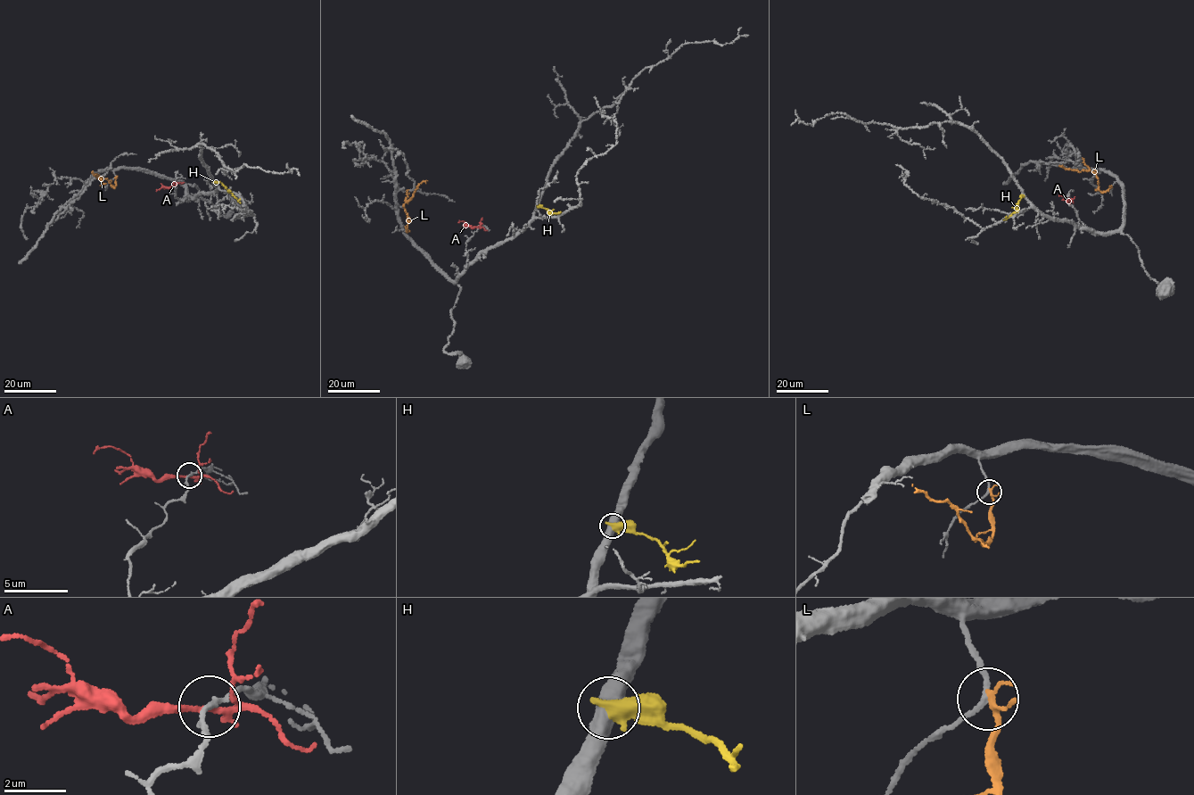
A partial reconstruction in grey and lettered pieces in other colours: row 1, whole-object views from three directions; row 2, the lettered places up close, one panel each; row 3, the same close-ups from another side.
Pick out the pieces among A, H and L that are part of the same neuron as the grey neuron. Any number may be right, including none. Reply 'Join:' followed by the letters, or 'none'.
Join: none

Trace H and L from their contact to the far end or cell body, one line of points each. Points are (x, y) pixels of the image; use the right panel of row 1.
H: (1023, 195), (1015, 211), (1003, 219)
L: (1111, 186), (1100, 192), (1096, 173), (1058, 166)

